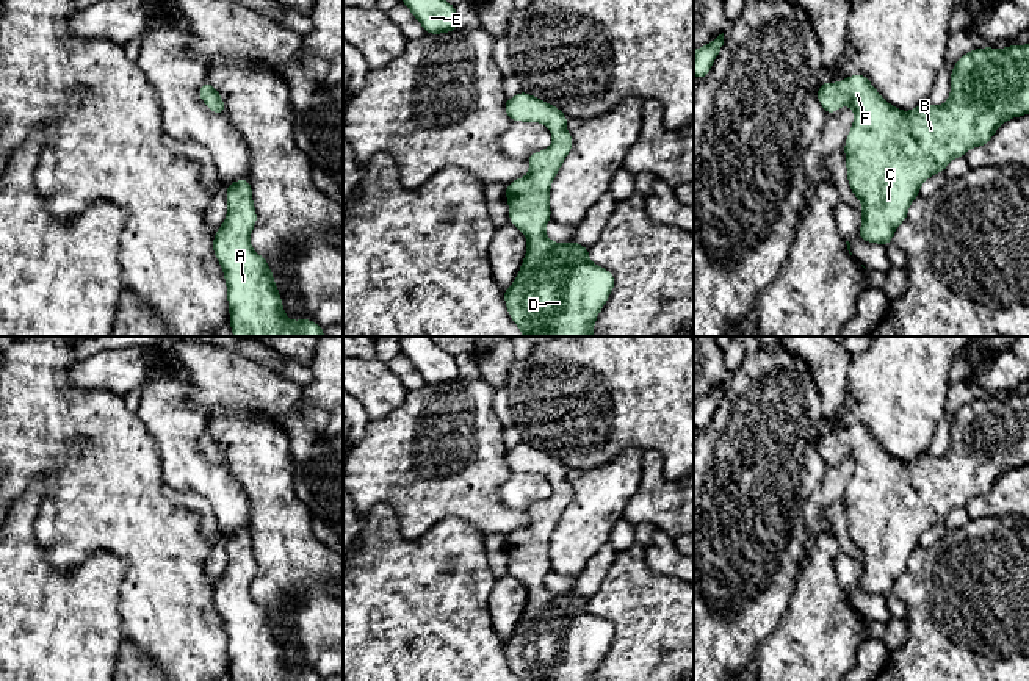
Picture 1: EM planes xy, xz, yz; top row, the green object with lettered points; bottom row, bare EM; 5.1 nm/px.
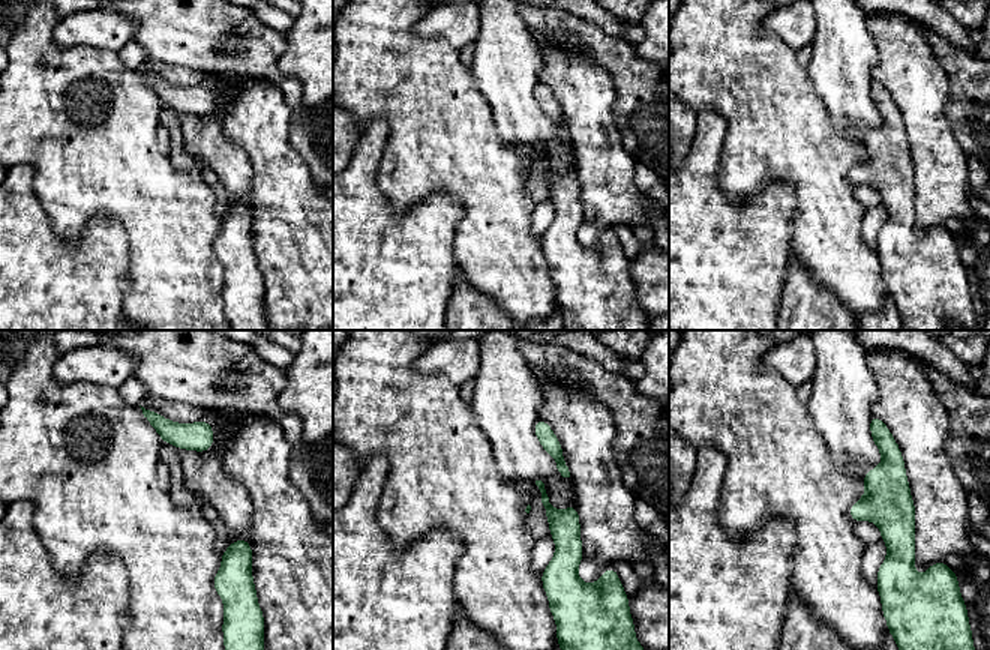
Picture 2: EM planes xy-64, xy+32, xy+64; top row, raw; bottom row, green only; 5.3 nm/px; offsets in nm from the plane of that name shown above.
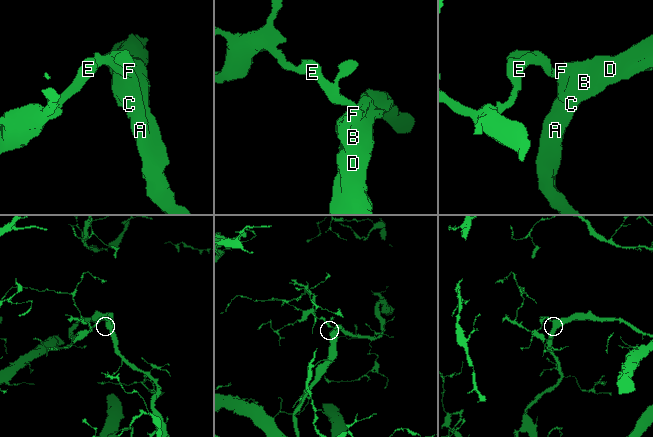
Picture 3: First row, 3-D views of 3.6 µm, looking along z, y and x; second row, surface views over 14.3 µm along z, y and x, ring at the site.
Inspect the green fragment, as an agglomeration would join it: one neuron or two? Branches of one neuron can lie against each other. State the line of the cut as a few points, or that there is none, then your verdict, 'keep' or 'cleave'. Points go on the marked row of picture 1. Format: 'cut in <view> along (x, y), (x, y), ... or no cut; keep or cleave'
no cut; keep

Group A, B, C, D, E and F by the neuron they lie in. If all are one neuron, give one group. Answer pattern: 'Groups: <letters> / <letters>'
Groups: A B C D E F

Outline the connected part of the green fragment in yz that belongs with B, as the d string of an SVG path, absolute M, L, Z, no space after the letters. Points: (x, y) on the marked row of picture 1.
M1029 44L976 47L960 56L951 70L951 94L941 106L924 100L912 111L901 111L863 74L836 85L825 80L816 95L827 114L836 113L843 105L854 110L844 155L849 186L863 204L858 238L886 246L893 241L896 227L907 219L908 207L927 178L944 172L954 158L965 157L971 147L988 144L1006 121L1029 114Z

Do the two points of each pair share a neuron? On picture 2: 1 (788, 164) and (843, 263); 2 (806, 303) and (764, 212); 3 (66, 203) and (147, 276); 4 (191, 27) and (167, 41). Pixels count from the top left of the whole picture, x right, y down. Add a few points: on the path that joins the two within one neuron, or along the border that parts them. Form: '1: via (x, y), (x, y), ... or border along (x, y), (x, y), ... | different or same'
1: via (812, 188), (825, 201), (827, 239) | same
2: border along (791, 249), (780, 297) | different
3: via (96, 203), (114, 203), (147, 236), (147, 246) | same
4: via (185, 27), (180, 27), (173, 35) | same

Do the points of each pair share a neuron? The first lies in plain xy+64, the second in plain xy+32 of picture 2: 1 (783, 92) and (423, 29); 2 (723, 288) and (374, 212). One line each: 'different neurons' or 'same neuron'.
1: different neurons
2: same neuron

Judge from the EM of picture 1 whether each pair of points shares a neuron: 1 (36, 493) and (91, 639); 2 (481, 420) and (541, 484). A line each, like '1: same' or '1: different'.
1: same
2: different

